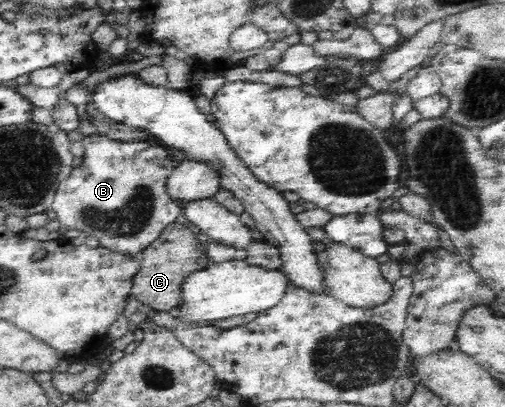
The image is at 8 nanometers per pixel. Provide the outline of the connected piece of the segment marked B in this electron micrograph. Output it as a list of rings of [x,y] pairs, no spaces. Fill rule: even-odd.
[[[100,132],[90,136],[84,135],[80,142],[84,148],[83,162],[74,168],[67,180],[60,183],[53,200],[52,210],[56,212],[56,218],[62,228],[80,230],[86,237],[98,238],[99,246],[105,250],[135,258],[183,212],[183,208],[180,208],[180,205],[166,192],[165,184],[176,166],[170,149],[162,144],[150,144],[155,142],[154,140],[112,140],[111,137],[104,136]]]

